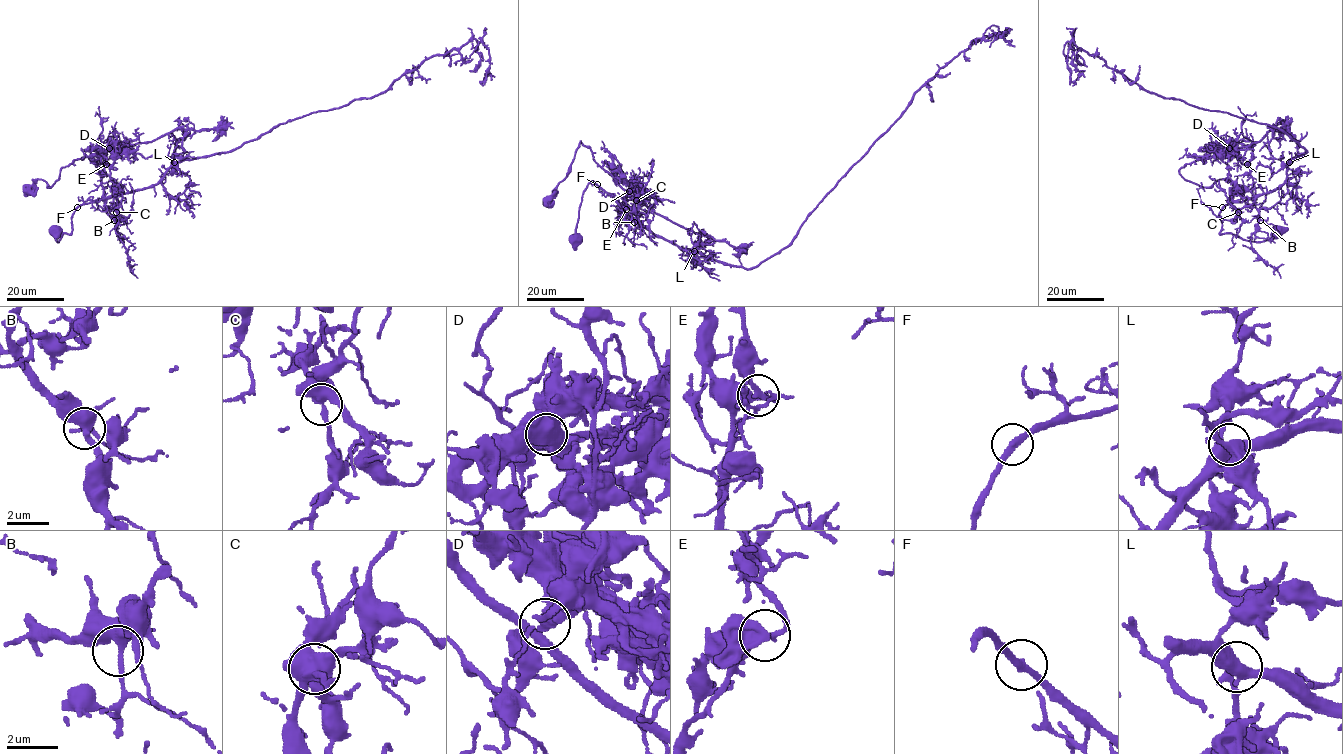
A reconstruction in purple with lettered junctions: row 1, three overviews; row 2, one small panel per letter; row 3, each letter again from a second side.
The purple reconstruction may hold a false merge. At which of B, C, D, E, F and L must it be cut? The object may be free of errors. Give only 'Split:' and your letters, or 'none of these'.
Split: D

